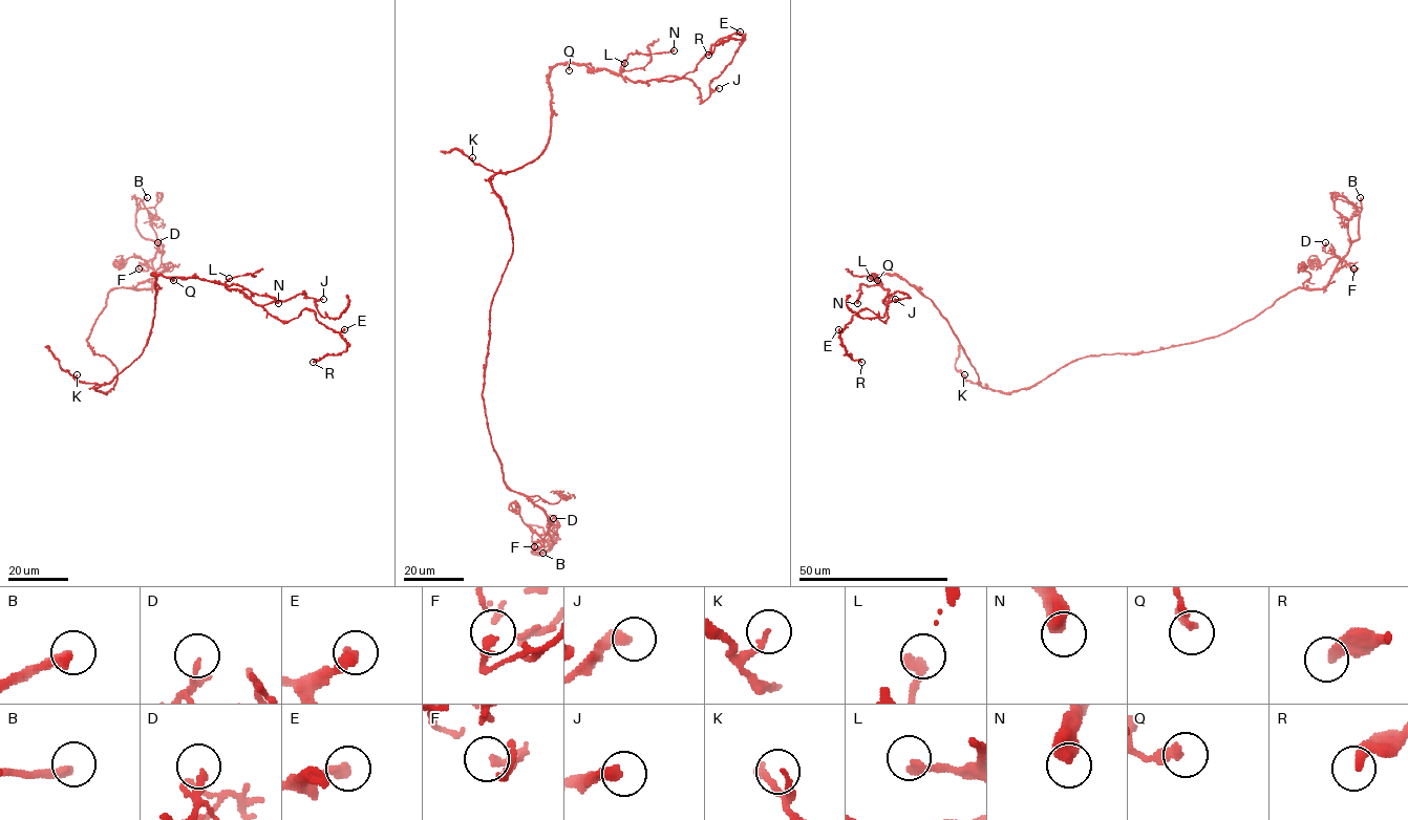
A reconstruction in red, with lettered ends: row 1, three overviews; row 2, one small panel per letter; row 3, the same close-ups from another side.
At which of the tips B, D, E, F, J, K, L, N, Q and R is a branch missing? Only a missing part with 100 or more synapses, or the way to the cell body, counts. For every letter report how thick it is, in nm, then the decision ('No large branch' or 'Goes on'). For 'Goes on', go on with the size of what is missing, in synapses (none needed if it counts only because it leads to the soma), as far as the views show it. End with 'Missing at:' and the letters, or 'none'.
B: Thickness 320 nm. Goes on
D: Thickness 120 nm. No large branch
E: Thickness 400 nm. No large branch
F: Thickness 220 nm. No large branch
J: Thickness 360 nm. No large branch
K: Thickness 150 nm. No large branch
L: Thickness 320 nm. No large branch
N: Thickness 550 nm. No large branch
Q: Thickness 320 nm. No large branch
R: Thickness 320 nm. No large branch
Missing at: B

